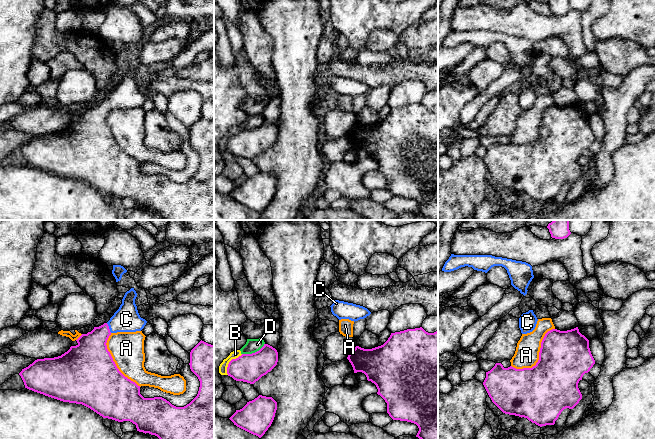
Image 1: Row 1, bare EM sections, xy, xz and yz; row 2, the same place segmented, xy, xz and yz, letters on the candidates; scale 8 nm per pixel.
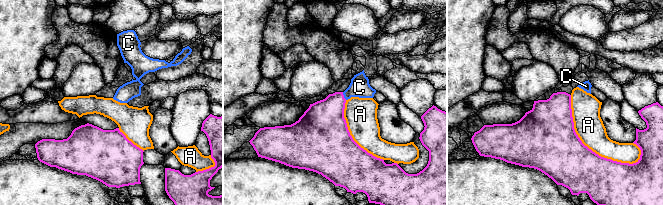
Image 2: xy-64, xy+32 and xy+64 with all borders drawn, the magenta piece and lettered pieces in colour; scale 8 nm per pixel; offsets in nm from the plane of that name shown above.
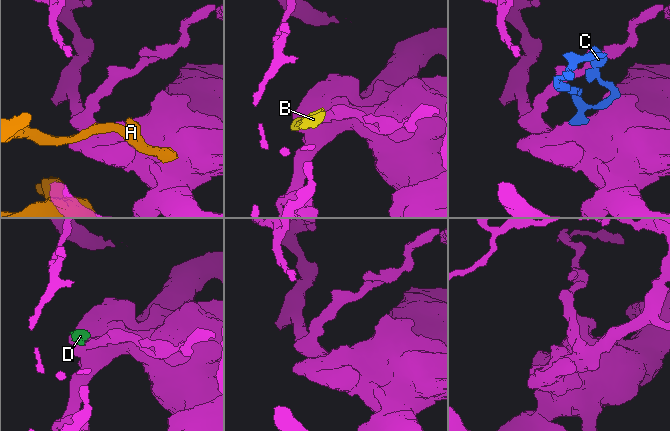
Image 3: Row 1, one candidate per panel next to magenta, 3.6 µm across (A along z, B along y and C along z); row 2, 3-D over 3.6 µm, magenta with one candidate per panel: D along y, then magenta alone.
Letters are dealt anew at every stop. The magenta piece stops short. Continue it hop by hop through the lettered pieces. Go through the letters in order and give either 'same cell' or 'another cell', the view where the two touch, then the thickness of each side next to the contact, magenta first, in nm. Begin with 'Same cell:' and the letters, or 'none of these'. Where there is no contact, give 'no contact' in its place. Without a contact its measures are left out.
Same cell: C
A: another cell; meets magenta in yz; 420 nm thick on the magenta side, 190 nm on the other
B: another cell; meets magenta in xz; 220 nm thick on the magenta side, 70 nm on the other
C: same cell; meets magenta in xy; 280 nm thick on the magenta side, 200 nm on the other
D: another cell; meets magenta in xz; 220 nm thick on the magenta side, 110 nm on the other

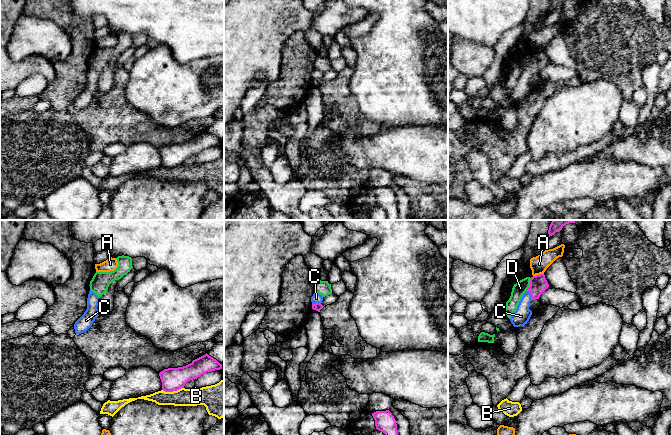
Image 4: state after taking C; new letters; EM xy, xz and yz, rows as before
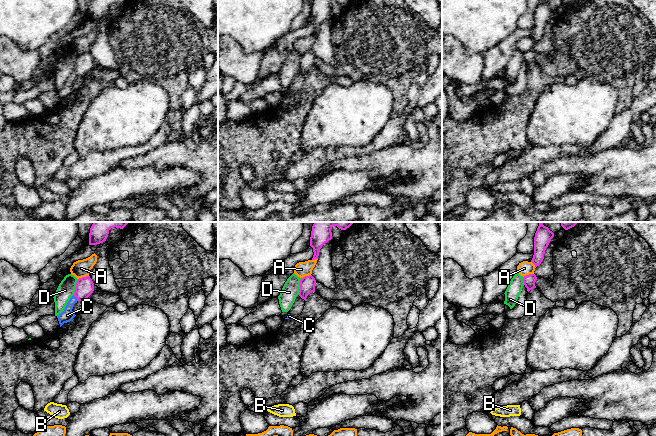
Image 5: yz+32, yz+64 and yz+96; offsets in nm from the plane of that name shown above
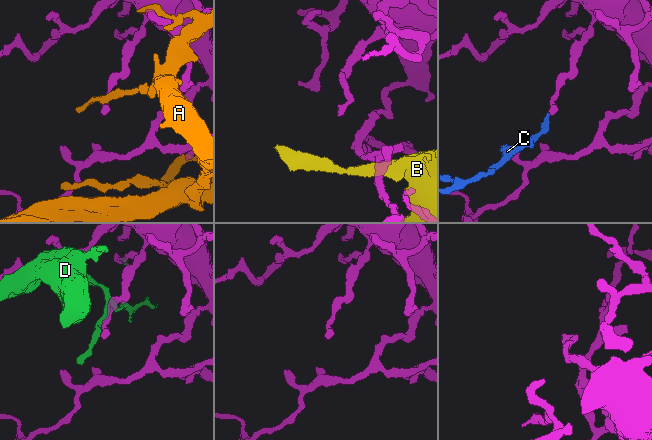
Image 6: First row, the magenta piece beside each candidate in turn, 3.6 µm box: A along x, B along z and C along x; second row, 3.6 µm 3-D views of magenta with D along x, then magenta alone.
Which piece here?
Same cell: C
A: another cell; meets magenta in yz; 140 nm thick on the magenta side, 140 nm on the other
B: another cell; meets magenta in xy; 190 nm thick on the magenta side, 140 nm on the other
C: same cell; meets magenta in yz; 140 nm thick on the magenta side, 140 nm on the other
D: another cell; meets magenta in yz; 140 nm thick on the magenta side, 100 nm on the other

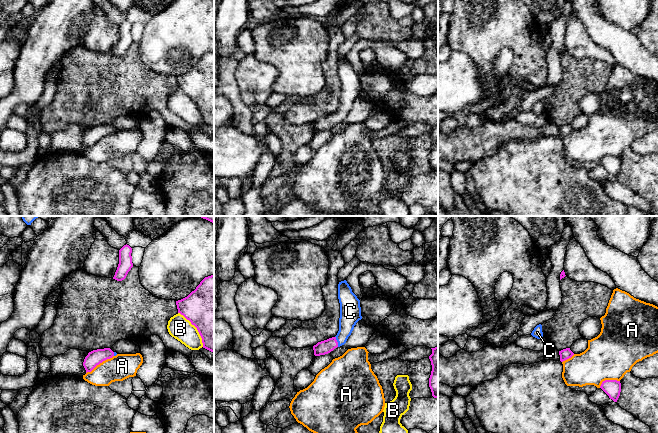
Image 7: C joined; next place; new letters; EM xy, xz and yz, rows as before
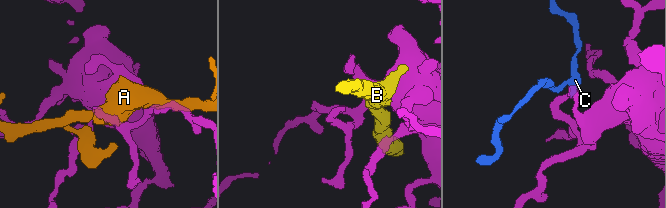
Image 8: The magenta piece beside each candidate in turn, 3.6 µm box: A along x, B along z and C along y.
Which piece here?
Same cell: C
A: another cell; meets magenta in xy; 120 nm thick on the magenta side, 200 nm on the other
B: another cell; meets magenta in xy; 420 nm thick on the magenta side, 180 nm on the other
C: same cell; meets magenta in xz; 110 nm thick on the magenta side, 170 nm on the other

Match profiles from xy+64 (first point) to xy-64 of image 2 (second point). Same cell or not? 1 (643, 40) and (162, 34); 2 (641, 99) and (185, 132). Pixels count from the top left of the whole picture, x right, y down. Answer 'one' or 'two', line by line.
1: two
2: one

